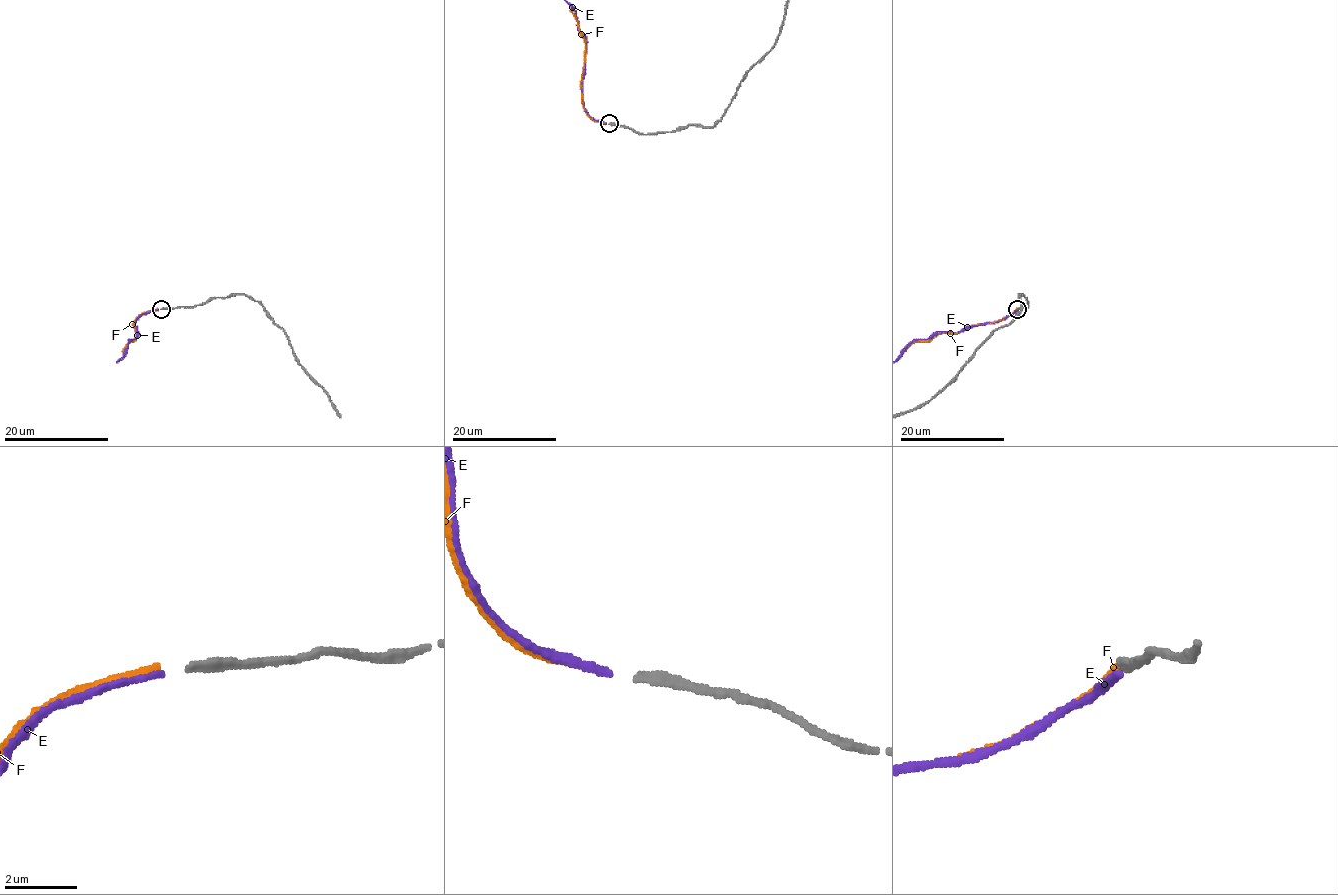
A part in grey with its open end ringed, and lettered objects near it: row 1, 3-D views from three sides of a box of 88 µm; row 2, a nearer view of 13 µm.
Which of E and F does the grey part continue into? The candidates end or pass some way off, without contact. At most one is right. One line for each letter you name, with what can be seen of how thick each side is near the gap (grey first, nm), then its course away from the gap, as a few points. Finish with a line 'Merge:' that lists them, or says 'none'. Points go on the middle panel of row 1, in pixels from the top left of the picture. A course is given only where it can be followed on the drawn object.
E: 240/200 nm
Merge: E

